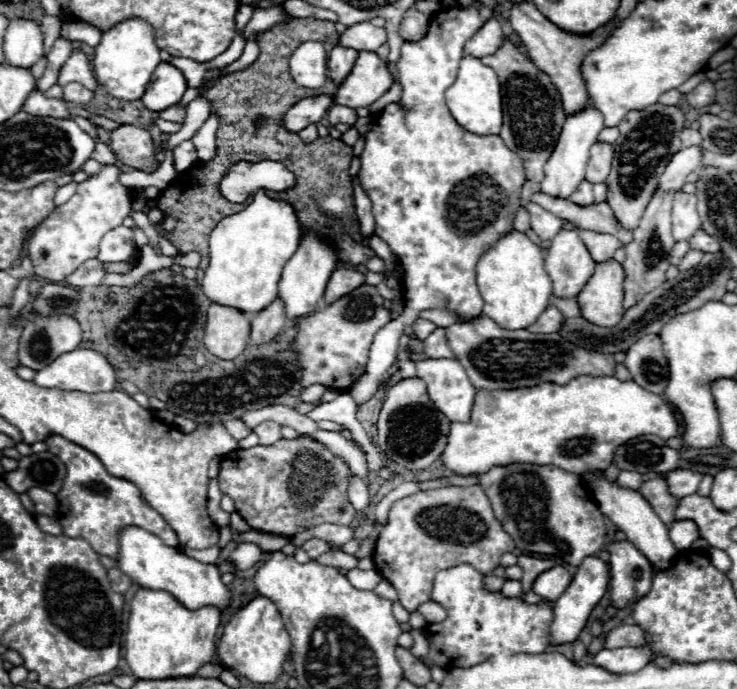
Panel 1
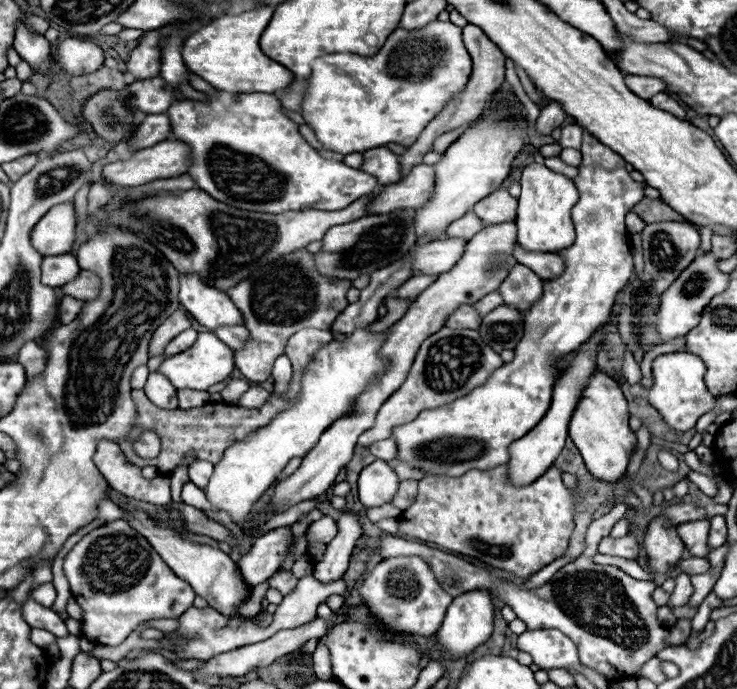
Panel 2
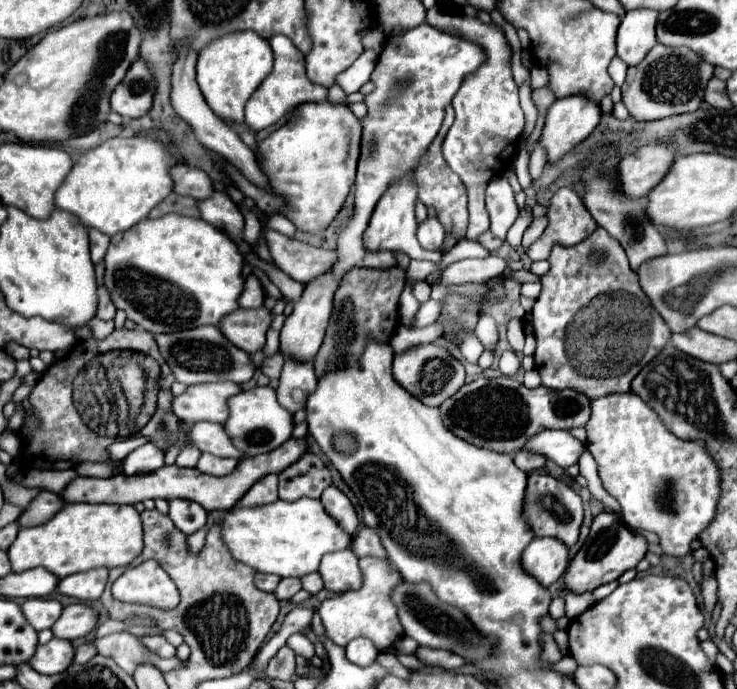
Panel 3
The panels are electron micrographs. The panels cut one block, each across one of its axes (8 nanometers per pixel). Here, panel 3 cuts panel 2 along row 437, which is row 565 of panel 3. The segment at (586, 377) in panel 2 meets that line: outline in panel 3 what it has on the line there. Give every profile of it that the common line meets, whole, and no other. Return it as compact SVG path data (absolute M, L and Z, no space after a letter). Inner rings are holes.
M534 538L534 542L524 550L522 566L548 588L564 574L568 566L568 548L554 538Z

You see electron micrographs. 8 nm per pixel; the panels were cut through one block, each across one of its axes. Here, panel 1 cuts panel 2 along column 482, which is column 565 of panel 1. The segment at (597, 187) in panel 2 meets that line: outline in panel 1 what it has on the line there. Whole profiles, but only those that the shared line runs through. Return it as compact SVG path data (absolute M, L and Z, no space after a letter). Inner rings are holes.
M576 376L568 384L536 384L534 388L516 388L506 392L478 390L468 424L452 424L450 440L442 452L442 462L458 476L484 474L492 466L506 466L514 462L528 462L540 466L558 466L568 472L582 474L588 468L606 470L614 450L626 440L642 434L656 434L662 440L678 436L678 420L662 396L640 388L634 380L618 380L614 376Z

